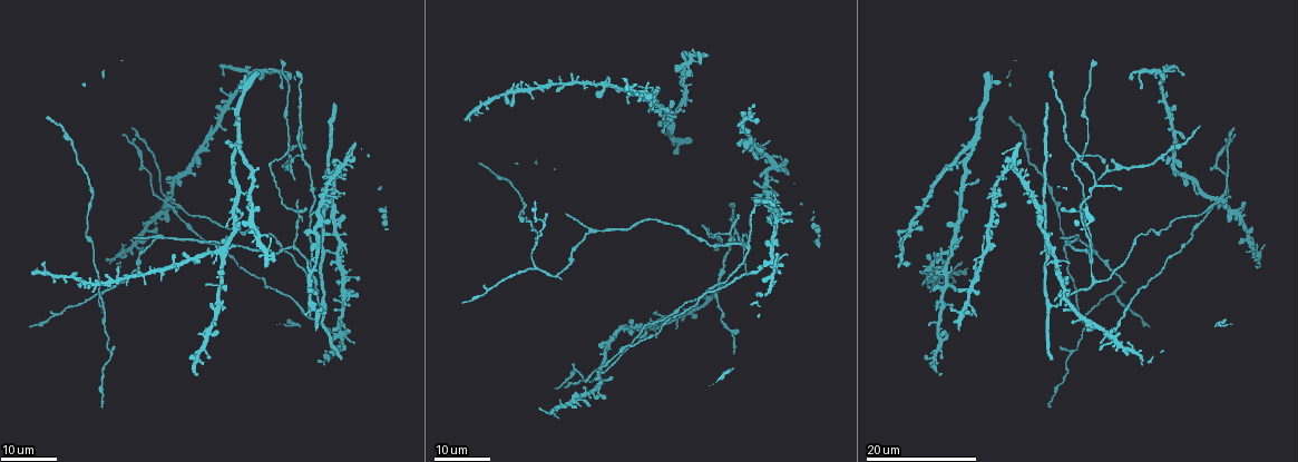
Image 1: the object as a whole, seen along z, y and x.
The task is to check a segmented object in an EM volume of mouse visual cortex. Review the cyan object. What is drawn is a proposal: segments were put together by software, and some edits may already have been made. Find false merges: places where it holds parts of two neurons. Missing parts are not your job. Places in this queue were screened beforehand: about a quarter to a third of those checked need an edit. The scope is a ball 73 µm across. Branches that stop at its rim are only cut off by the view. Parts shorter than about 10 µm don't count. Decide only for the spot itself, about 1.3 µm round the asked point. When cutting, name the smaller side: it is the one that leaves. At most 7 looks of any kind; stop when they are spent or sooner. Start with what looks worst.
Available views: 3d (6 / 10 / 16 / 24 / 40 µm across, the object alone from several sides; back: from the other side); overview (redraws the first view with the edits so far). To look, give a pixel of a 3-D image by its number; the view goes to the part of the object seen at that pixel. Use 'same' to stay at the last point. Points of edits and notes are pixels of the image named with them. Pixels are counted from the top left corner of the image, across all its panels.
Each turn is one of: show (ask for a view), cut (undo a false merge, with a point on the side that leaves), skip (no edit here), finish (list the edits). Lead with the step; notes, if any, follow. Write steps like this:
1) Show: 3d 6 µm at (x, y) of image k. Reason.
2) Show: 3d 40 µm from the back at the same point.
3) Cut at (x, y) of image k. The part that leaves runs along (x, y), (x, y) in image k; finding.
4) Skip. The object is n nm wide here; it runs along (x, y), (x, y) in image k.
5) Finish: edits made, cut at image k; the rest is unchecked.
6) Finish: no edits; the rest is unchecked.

Show: 3d 16 µm at (103, 320) of image 1. Three-way junction.

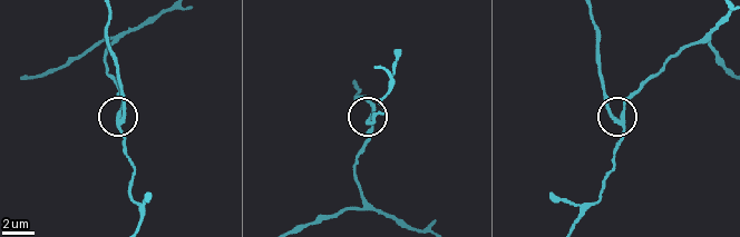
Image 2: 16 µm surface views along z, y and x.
Show: 3d 10 µm at (124, 122) of image 2. Zoom in.

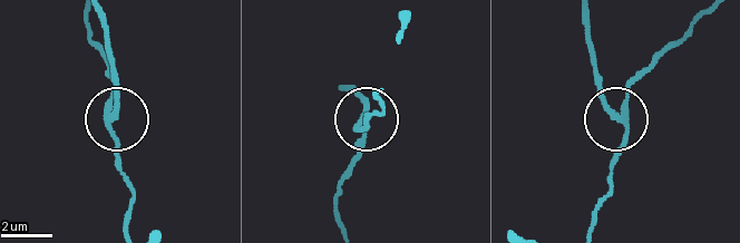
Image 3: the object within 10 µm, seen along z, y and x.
Show: 3d 10 µm from the back at (113, 117) of image 3.

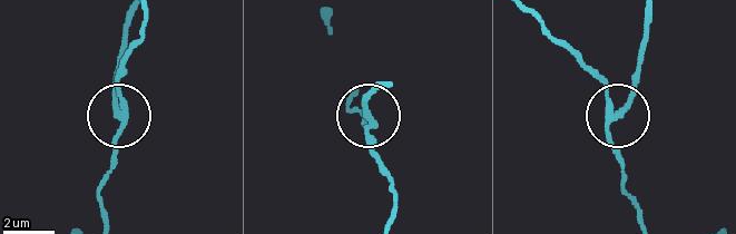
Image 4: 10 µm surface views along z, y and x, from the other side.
Cut at (366, 98) of image 4. 3 arms meet here; the part that leaves runs along (614, 114), (628, 96), (647, 13) in image 4; a second neuron is stuck on.

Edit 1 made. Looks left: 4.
Show: 3d 24 µm at (1097, 184) of image 1.

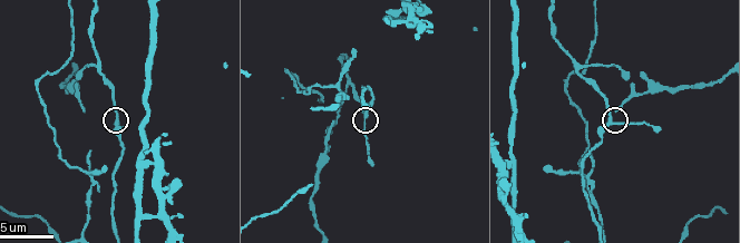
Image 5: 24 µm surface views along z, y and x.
Show: 3d 10 µm at (117, 119) of image 5.

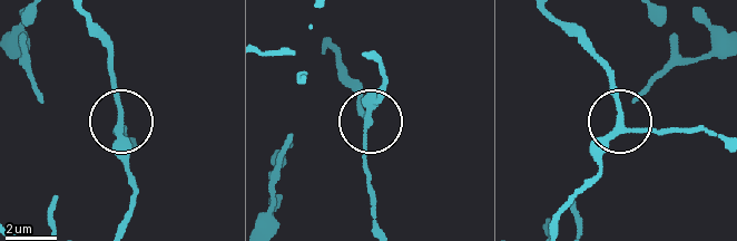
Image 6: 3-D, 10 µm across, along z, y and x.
Skip. 3 arms meet here; it runs along (553, 225), (600, 169), (605, 143), (619, 124), (608, 61) in image 6; continuous, no second neuron.

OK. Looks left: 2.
Show: 3d 16 µm at (1091, 259) of image 1. Two arms in line, one across.

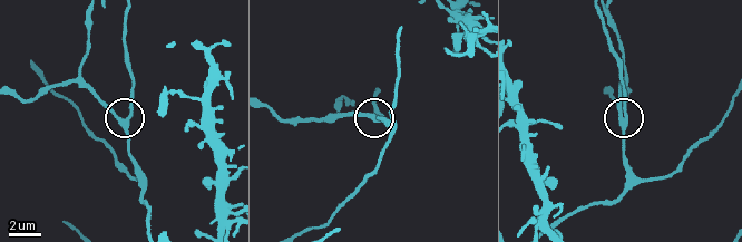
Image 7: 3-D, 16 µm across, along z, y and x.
Show: 3d 6 µm at (377, 121) of image 7.

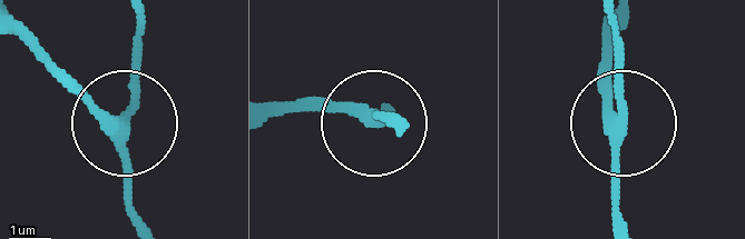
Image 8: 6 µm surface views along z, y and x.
Skip. 3 arms meet here; it runs along (148, 227), (130, 195), (123, 120), (140, 18) in image 8; continuous, no second neuron.

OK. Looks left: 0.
Finish: edits made, cut at image 4; the rest is unchecked.

